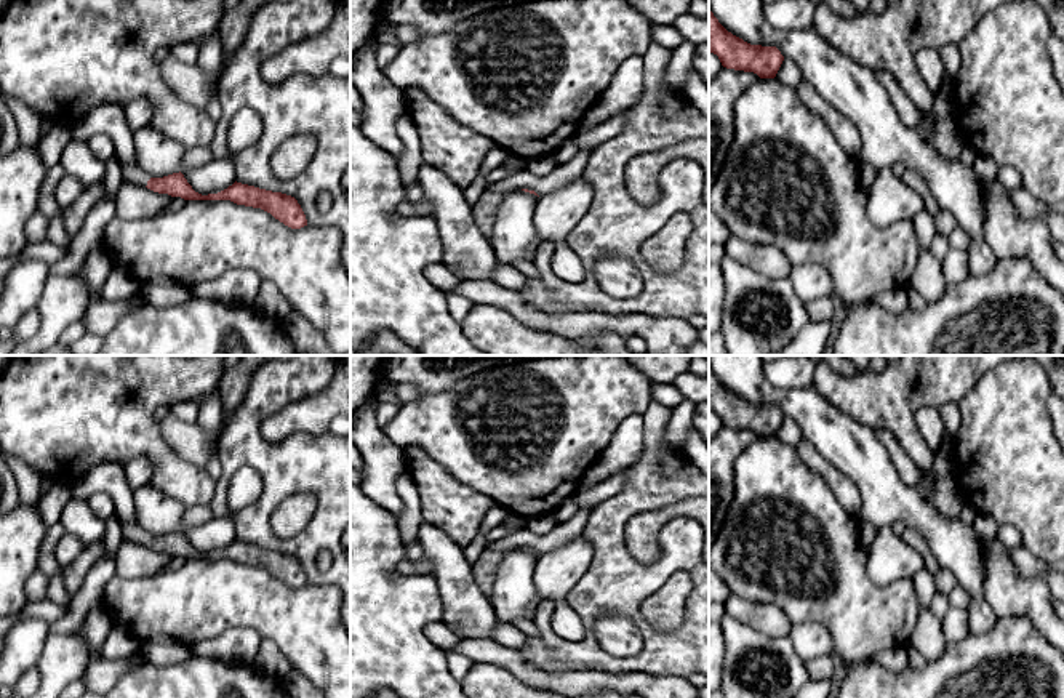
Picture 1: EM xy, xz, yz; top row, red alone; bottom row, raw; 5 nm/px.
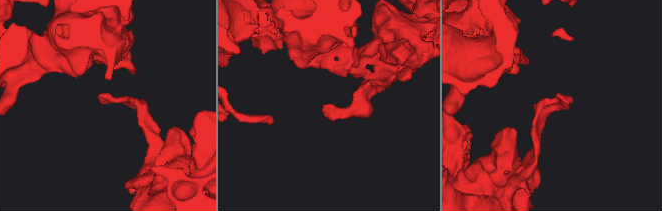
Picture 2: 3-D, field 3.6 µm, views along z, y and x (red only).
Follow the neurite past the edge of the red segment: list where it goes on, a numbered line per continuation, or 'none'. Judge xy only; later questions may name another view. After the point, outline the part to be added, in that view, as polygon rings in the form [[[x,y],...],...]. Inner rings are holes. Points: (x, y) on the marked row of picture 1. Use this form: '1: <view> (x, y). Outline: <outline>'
1: xy (132, 173). Outline: [[[122,162],[122,178],[126,183],[133,183],[138,186],[147,186],[147,181],[152,178],[149,173],[141,170],[138,165],[126,165]]]

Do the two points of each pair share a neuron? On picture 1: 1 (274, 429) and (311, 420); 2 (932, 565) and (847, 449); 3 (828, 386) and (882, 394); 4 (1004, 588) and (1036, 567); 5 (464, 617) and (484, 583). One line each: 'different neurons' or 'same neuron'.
1: same neuron
2: different neurons
3: same neuron
4: different neurons
5: different neurons

